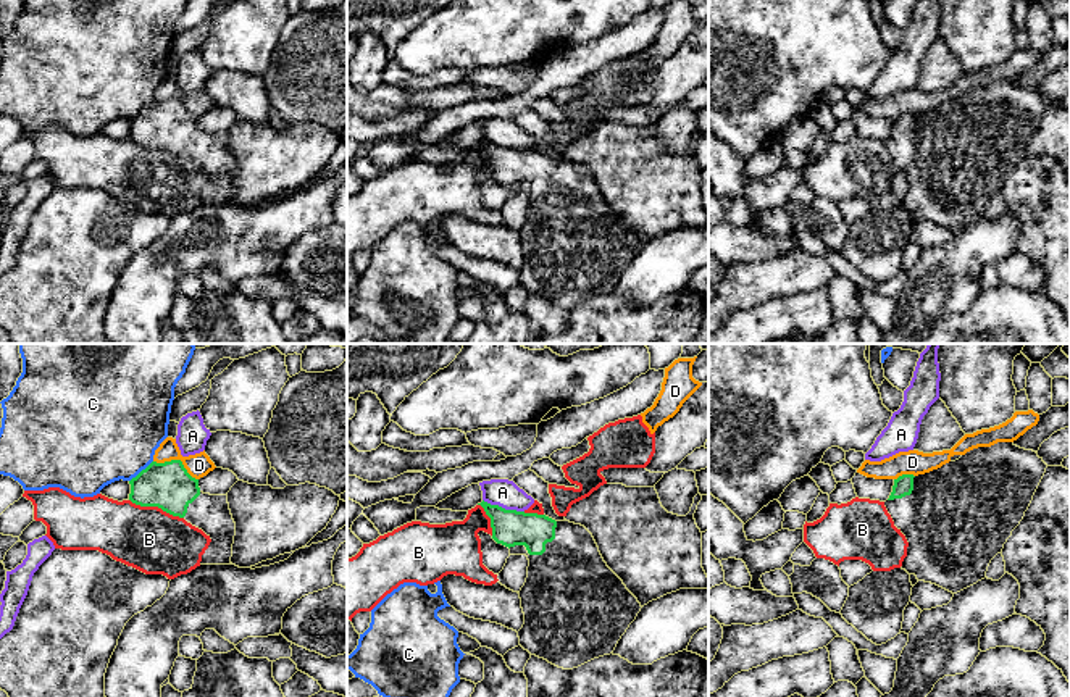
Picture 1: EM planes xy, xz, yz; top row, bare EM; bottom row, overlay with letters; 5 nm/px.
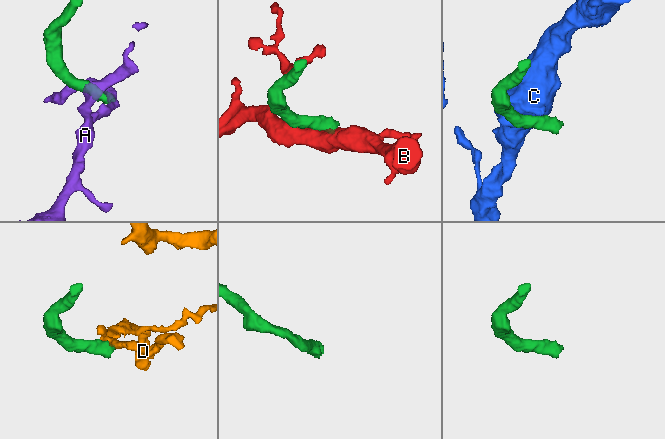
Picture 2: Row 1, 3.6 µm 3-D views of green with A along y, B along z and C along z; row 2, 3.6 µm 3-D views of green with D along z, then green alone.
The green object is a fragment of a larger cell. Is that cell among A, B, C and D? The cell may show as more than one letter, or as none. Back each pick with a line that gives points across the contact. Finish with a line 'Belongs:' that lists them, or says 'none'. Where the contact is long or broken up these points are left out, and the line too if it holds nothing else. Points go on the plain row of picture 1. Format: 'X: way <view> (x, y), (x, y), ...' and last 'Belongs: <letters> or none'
Belongs: none

